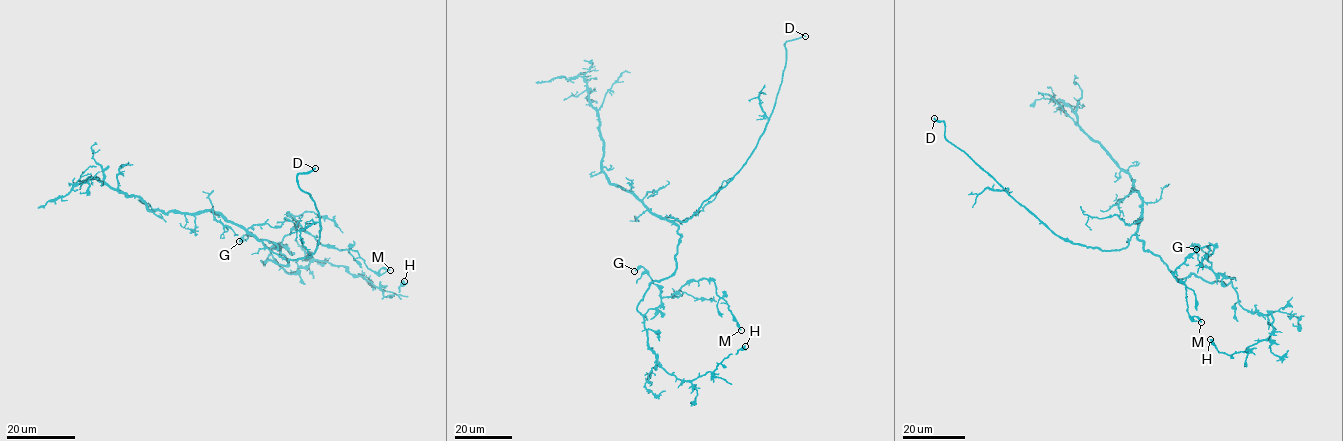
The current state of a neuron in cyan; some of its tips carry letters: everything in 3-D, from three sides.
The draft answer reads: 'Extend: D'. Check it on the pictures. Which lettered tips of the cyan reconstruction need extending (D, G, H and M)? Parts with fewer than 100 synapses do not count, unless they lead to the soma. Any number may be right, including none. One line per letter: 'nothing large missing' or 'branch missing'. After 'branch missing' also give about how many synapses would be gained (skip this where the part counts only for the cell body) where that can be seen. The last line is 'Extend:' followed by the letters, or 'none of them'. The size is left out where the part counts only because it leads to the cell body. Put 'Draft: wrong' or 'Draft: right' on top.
Draft: right
D: branch missing
G: nothing large missing
H: nothing large missing
M: nothing large missing
Extend: D

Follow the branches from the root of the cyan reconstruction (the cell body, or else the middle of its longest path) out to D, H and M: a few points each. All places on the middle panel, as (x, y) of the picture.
D: (678, 243), (682, 236), (674, 221), (685, 221), (720, 189), (756, 146), (780, 85), (785, 43), (805, 36)
H: (678, 243), (674, 272), (653, 280), (637, 306), (657, 364), (681, 380), (691, 381), (712, 372), (745, 346)
M: (678, 243), (674, 272), (651, 283), (637, 311), (710, 279), (741, 330)

